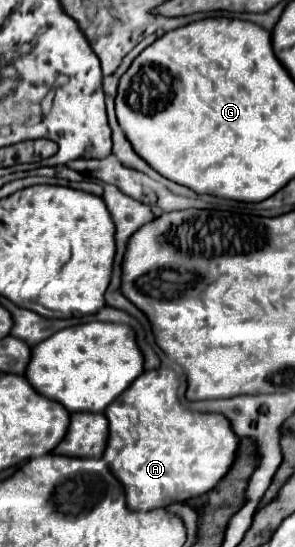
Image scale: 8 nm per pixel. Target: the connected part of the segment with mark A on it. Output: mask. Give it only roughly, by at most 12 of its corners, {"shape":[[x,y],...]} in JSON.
{"shape":[[173,370],[105,410],[131,510],[213,490],[239,440],[187,410]]}

